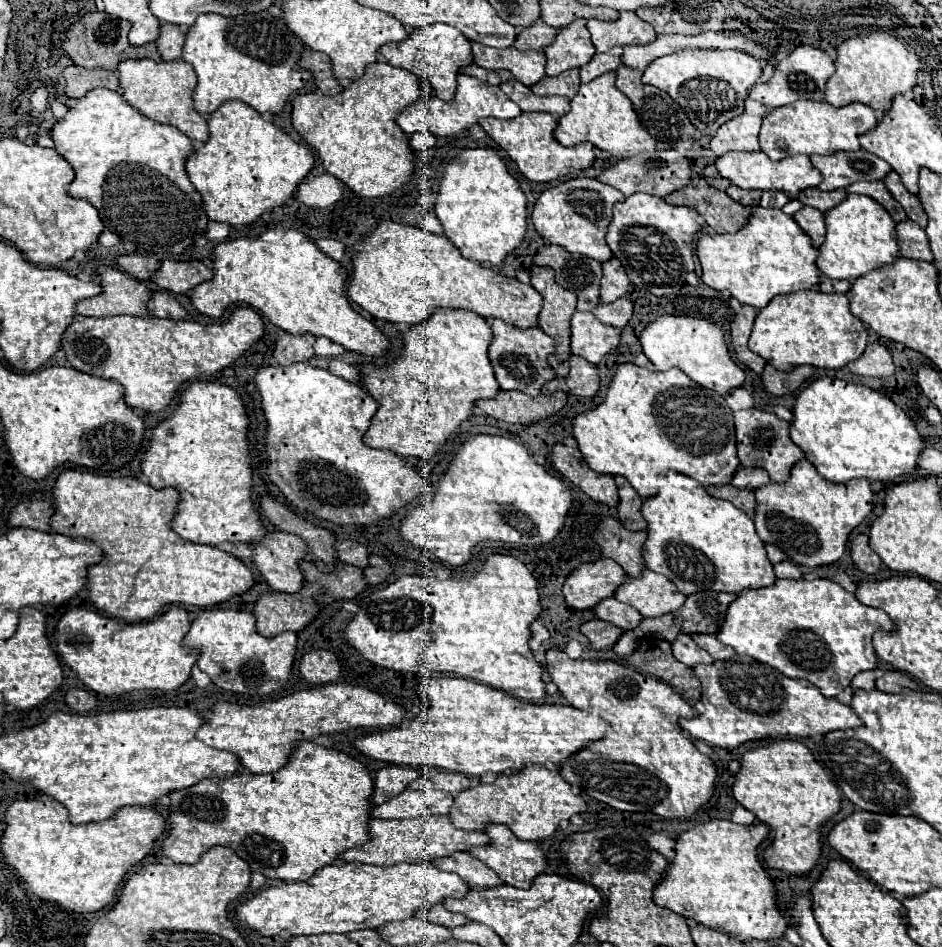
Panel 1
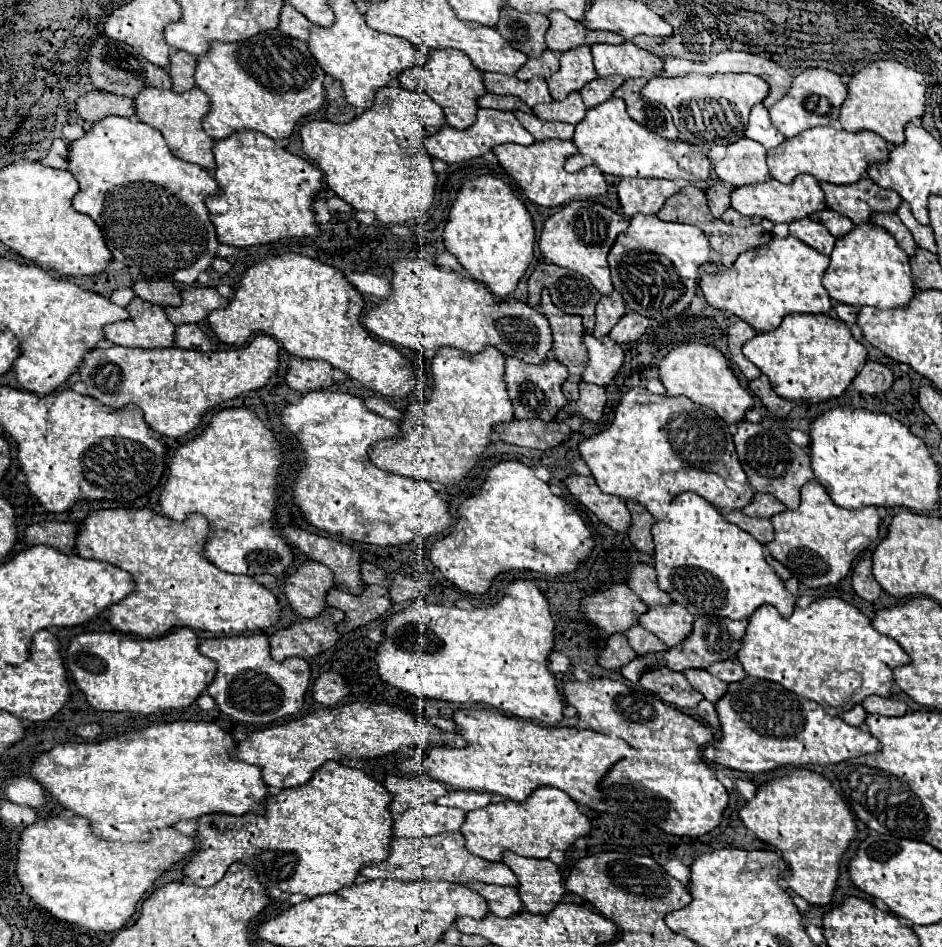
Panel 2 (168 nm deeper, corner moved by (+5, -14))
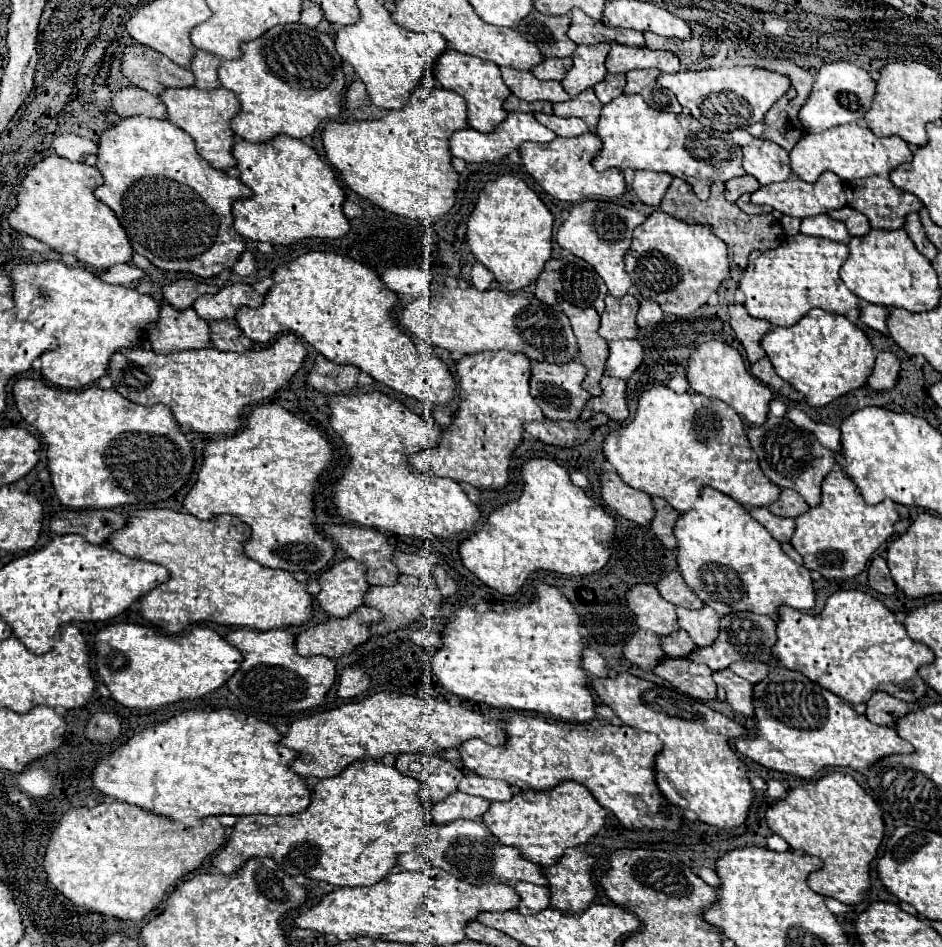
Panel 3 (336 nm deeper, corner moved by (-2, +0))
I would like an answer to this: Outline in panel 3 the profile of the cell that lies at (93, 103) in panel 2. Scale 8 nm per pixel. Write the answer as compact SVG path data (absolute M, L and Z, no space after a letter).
M126 87L114 93L112 107L120 117L134 117L134 115L144 115L144 117L154 117L154 119L168 117L164 103L156 95L140 87Z

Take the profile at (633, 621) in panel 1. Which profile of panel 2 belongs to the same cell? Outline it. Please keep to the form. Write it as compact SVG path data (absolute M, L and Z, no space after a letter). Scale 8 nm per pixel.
M633 625L625 631L625 637L631 645L631 649L637 653L637 655L643 655L647 651L663 651L665 643L661 643L655 635L651 635L649 631L645 631L641 625Z

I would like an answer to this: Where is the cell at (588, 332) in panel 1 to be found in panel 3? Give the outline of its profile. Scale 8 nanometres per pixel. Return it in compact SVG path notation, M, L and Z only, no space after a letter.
M612 341L606 375L616 379L630 379L644 359L644 349L638 341Z

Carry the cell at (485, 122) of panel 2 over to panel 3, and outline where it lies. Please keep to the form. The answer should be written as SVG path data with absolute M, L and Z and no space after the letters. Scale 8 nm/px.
M510 113L506 117L506 121L502 121L498 125L498 129L494 129L488 135L478 133L474 129L456 131L450 137L450 149L452 149L454 157L464 159L466 163L492 163L492 161L500 161L500 159L508 157L512 151L518 151L520 145L526 143L526 141L532 141L532 143L550 143L554 139L556 139L556 135L550 129L544 129L544 125L540 125L534 119L534 115L530 115L530 113Z

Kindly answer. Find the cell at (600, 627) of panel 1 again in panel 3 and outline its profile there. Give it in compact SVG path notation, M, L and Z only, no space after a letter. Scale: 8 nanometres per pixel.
M638 631L630 637L630 641L624 647L624 657L630 663L636 663L644 671L652 671L666 653L660 647L660 637L652 631Z

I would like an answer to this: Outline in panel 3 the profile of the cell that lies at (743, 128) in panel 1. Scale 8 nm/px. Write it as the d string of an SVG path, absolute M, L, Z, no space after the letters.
M752 141L752 147L744 147L744 163L748 175L754 175L760 185L770 185L778 181L788 181L792 177L790 157L788 151L780 149L778 145L768 145L766 141Z

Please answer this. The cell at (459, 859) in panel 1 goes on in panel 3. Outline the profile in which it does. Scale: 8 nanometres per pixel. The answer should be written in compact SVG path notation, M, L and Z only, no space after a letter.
M516 883L516 893L522 897L518 911L522 915L536 915L550 907L550 889L532 885L532 883Z

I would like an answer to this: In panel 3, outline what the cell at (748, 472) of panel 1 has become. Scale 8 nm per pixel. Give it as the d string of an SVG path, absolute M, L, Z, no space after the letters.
M782 489L780 501L776 501L776 505L768 505L768 511L772 511L778 517L800 517L810 509L810 505L792 489Z

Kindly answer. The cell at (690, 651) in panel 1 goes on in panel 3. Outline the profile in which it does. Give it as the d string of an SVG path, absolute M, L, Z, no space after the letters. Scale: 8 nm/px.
M730 669L714 673L714 683L726 689L726 701L734 707L734 711L746 717L754 717L754 697L752 697L754 685L734 675Z

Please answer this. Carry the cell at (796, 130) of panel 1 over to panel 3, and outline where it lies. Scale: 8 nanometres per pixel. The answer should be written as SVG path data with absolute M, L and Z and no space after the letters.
M860 123L840 125L824 133L808 133L790 153L792 171L806 183L816 183L820 173L824 171L832 171L844 181L872 175L890 175L890 171L894 171L902 163L912 161L912 157L914 155L910 151L910 145L900 137L876 137L868 127Z

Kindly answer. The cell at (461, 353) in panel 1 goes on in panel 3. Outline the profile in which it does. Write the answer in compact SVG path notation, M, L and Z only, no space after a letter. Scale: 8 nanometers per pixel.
M490 351L490 353L476 353L462 357L456 363L458 377L460 377L460 409L458 415L452 417L452 423L442 431L442 441L436 449L412 455L414 467L424 473L432 473L436 477L448 477L452 481L464 481L478 489L488 491L502 491L510 485L510 465L514 457L514 449L522 443L524 423L530 421L544 421L542 409L530 395L530 369L532 363L522 353L504 353L504 351Z

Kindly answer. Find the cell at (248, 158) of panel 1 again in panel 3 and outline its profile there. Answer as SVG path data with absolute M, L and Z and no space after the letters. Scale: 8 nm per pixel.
M276 137L266 141L264 145L254 145L244 139L236 139L234 143L234 157L238 161L240 181L248 185L254 195L252 199L240 199L234 203L234 229L252 241L268 241L274 245L294 245L302 239L338 239L350 231L350 221L342 211L346 201L346 193L340 187L338 177L334 175L332 167L306 143L292 139L292 137Z

